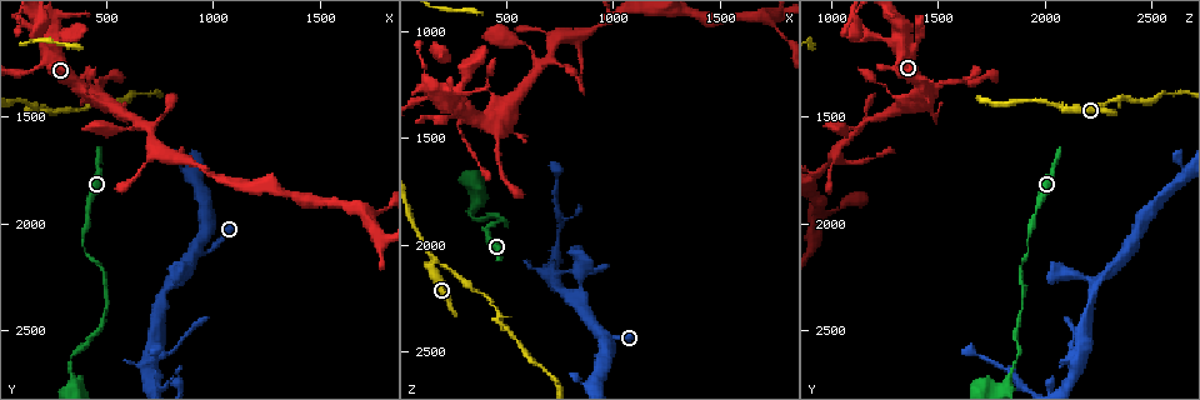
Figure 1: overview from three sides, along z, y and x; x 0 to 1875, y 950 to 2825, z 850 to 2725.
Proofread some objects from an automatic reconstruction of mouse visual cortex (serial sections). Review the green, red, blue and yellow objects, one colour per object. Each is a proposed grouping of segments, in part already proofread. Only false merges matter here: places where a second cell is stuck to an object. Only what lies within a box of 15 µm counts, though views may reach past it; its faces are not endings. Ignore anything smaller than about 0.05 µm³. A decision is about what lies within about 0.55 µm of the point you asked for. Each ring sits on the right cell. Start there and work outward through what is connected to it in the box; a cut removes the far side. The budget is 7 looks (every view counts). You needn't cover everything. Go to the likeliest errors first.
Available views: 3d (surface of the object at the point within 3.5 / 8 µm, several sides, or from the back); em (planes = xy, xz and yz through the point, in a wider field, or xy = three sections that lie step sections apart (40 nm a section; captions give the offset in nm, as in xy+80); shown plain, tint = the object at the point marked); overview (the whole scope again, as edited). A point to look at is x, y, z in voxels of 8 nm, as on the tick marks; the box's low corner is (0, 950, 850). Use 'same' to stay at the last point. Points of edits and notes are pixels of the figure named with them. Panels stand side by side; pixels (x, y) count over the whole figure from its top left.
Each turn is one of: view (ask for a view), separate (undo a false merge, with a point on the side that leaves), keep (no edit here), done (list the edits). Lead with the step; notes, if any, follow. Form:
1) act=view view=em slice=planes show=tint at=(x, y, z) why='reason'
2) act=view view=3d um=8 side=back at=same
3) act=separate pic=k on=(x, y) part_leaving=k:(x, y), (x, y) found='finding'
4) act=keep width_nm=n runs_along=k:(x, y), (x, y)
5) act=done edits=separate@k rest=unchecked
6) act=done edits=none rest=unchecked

act=view view=3d um=3.5 at=(170, 1450, 2070) why='three arms meet'

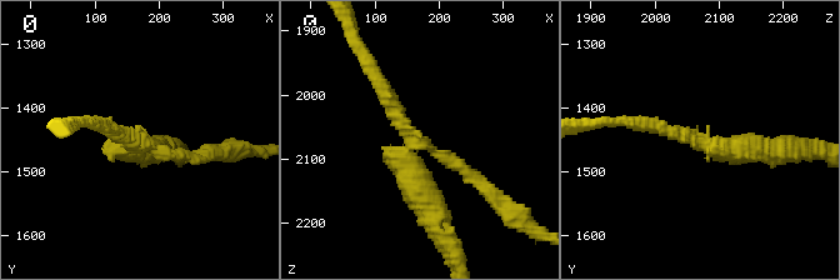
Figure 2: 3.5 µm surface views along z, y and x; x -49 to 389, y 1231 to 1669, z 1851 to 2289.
act=view view=em slice=xy step=2 show=tint at=(160, 1455, 2075) arms=3 arm_widths_nm=150,200,350

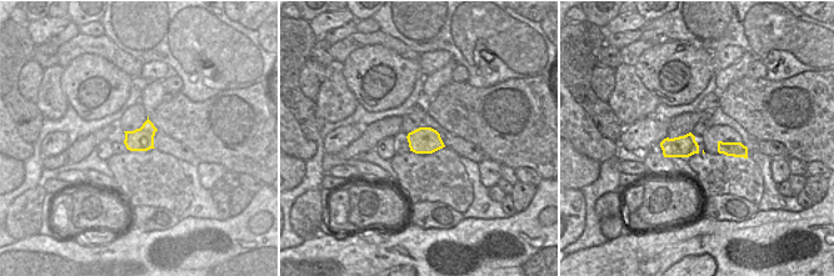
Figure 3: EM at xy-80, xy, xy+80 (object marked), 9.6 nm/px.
act=separate pic=2 on=(469, 176) part_leaving=2:(435, 150), (451, 160), (535, 230) found='two cells meet here'

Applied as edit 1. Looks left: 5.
act=view view=overview why='redraw'

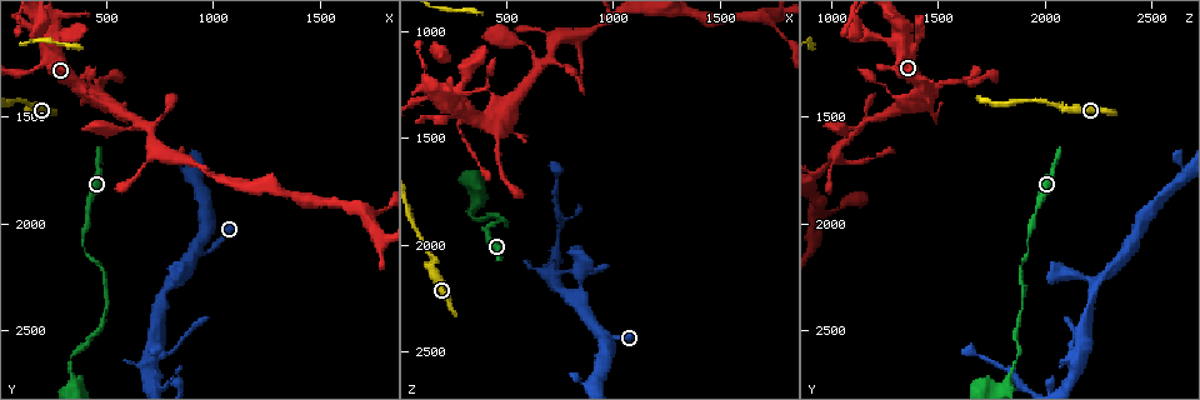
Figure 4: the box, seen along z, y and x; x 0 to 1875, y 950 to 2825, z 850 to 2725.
act=view view=3d um=3.5 at=(450, 1380, 1460) why='branch point'

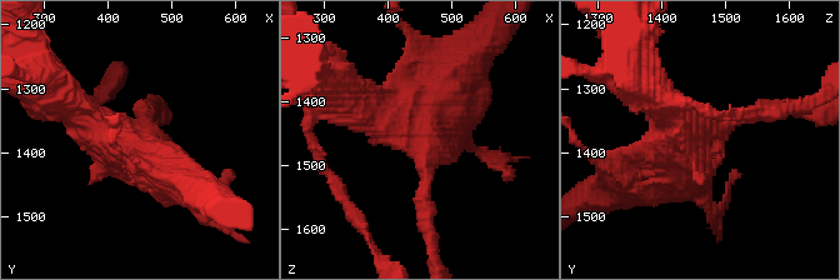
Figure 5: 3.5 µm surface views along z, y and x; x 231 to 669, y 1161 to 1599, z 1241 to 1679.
act=view view=em slice=planes show=tint at=(450, 1375, 1455)

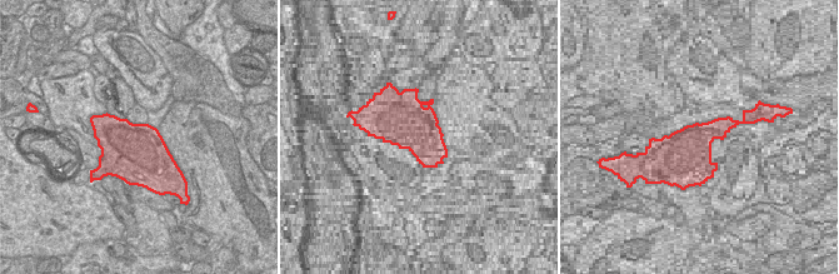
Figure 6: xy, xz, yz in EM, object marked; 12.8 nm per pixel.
act=keep runs_along=5:(80, 111), (110, 139), (191, 185) found='continuous, no second cell'

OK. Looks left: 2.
act=view view=3d um=3.5 at=(650, 1520, 1140)

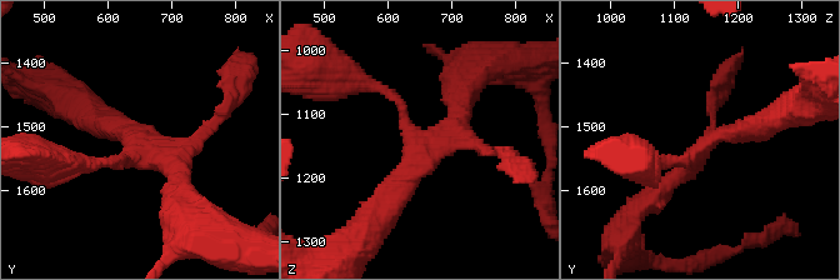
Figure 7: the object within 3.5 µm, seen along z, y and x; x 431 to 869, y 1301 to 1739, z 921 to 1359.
act=view view=em slice=planes show=tint at=(660, 1520, 1150) arms=4 arm_widths_nm=150,150,250,350

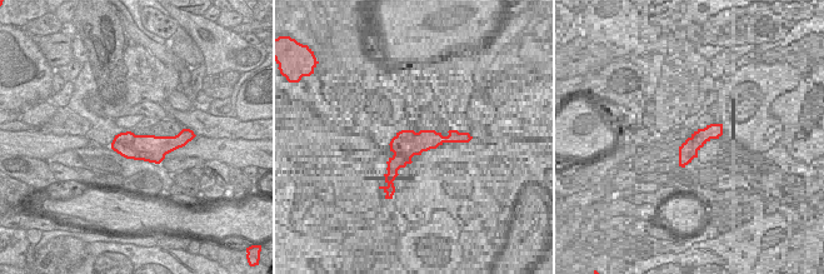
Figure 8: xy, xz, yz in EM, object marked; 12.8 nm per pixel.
act=keep runs_along=7:(378, 211), (455, 125), (463, 96) found='continuous, no second cell'

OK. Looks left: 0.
act=done edits=separate@2 rest=unchecked

